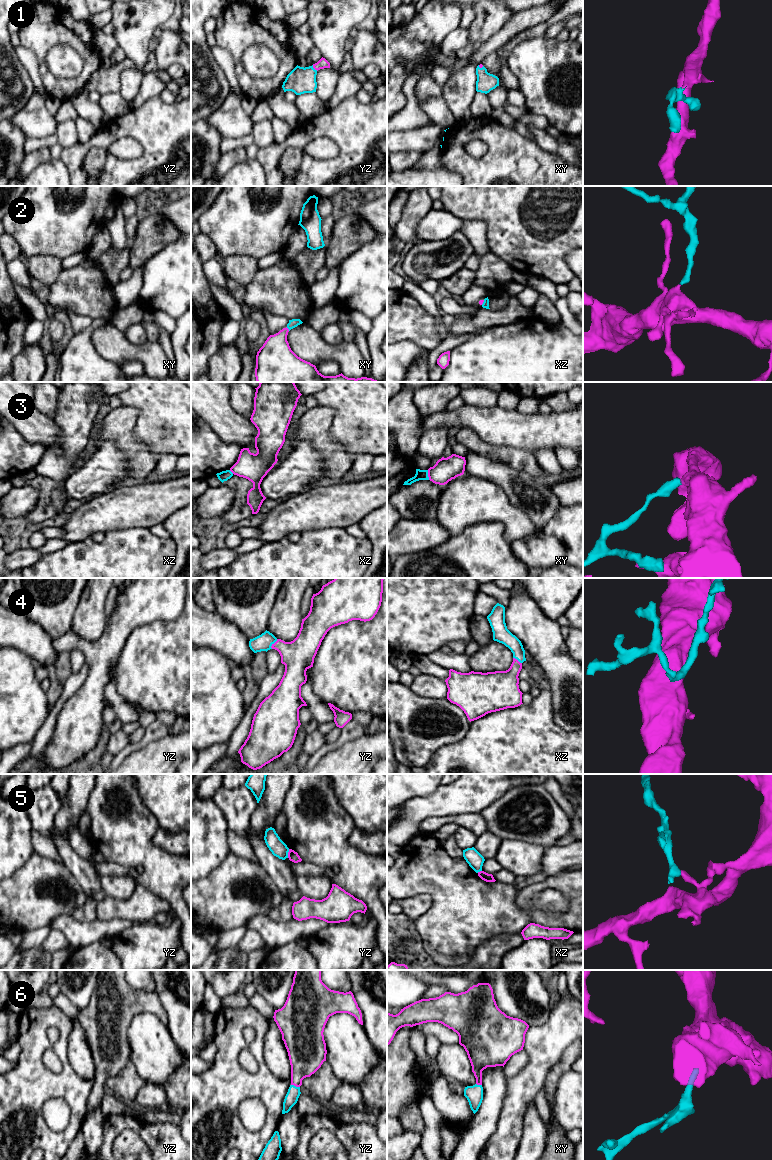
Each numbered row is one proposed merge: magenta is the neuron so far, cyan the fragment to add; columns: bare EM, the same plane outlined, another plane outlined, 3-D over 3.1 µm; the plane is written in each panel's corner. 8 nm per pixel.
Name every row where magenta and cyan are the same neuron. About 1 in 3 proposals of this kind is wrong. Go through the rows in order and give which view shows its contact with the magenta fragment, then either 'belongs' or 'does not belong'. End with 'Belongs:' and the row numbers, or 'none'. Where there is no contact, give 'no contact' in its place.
1: meets magenta in yz; belongs
2: meets magenta in xy; belongs
3: meets magenta in xy; does not belong
4: meets magenta in yz; belongs
5: meets magenta in yz; does not belong
6: meets magenta in yz; belongs
Belongs: 1, 2, 4, 6

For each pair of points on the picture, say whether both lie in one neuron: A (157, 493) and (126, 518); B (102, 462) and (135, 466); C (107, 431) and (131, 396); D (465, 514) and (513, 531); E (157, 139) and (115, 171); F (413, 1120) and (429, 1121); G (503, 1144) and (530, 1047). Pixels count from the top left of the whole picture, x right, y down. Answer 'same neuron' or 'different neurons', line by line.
A: same neuron
B: different neurons
C: different neurons
D: same neuron
E: same neuron
F: different neurons
G: same neuron

